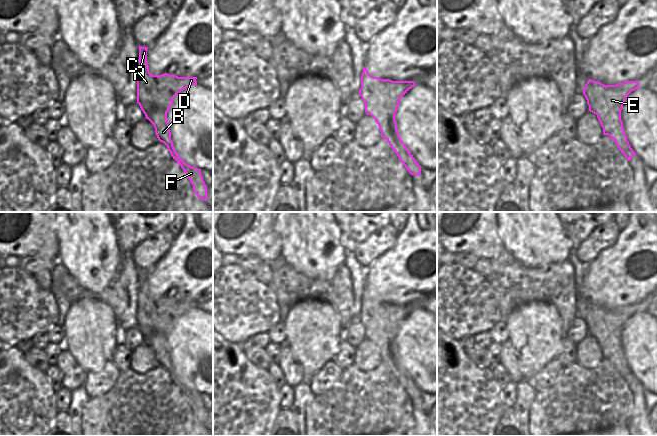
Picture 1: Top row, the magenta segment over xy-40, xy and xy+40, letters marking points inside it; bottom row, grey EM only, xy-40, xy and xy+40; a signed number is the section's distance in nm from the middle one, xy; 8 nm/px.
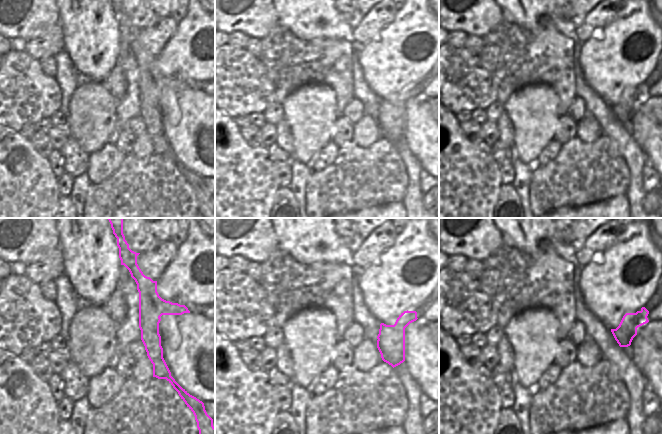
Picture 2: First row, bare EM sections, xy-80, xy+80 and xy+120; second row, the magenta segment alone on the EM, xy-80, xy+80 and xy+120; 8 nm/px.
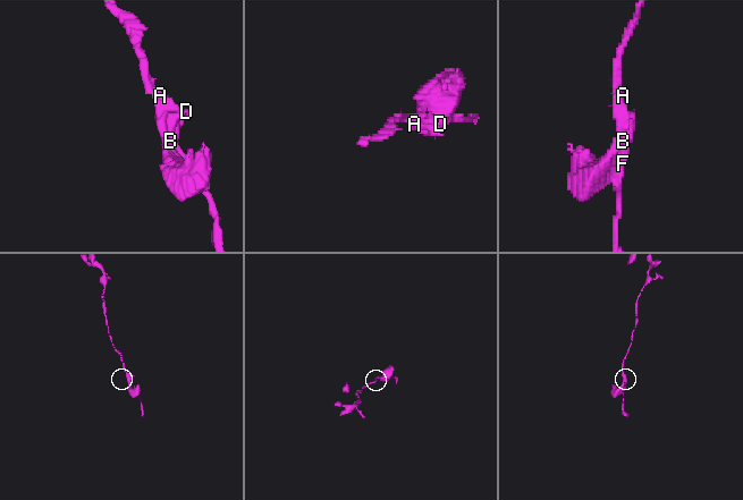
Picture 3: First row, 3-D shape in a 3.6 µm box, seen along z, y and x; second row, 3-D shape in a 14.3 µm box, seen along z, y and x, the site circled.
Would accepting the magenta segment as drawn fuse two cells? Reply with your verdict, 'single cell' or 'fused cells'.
fused cells

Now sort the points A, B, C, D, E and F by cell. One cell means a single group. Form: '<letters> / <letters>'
A C / B D E F

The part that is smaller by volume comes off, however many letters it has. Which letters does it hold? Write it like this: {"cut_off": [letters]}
{"cut_off": ["B", "D", "E", "F"]}

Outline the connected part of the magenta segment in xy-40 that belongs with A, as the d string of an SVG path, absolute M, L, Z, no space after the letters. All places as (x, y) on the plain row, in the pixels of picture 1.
M139 270L139 296L137 298L137 327L145 340L153 334L155 324L153 317L160 309L156 304L158 299L152 299L149 296L147 274L148 271Z

